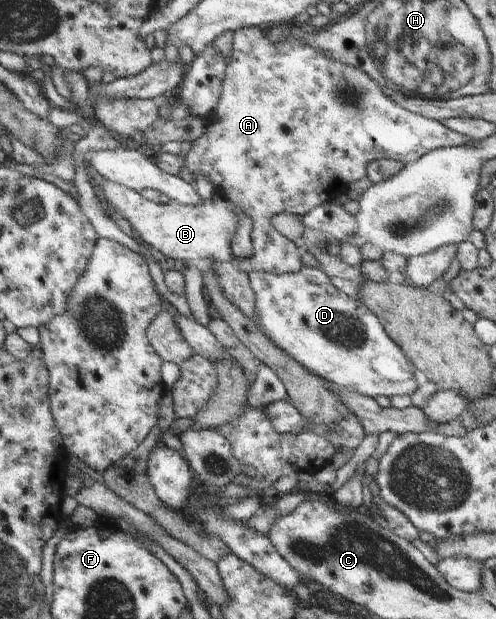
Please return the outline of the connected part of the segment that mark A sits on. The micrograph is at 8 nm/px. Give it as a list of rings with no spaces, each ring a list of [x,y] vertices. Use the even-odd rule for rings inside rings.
[[[294,23],[293,28],[291,28],[291,38],[287,38],[287,40],[283,40],[283,42],[271,42],[271,38],[267,36],[266,28],[262,27],[247,27],[234,32],[232,56],[228,64],[221,100],[219,100],[219,104],[217,104],[214,110],[210,111],[206,116],[206,133],[191,144],[190,150],[184,158],[186,167],[193,176],[203,174],[205,178],[211,179],[213,186],[217,188],[223,198],[231,198],[231,202],[239,202],[239,206],[243,206],[243,210],[245,210],[253,220],[257,220],[256,233],[259,240],[269,240],[267,230],[271,232],[271,240],[275,240],[275,242],[266,244],[265,247],[260,250],[259,254],[255,254],[255,256],[251,254],[251,256],[247,258],[235,256],[233,262],[246,273],[253,270],[263,270],[273,274],[301,272],[301,252],[295,249],[295,244],[292,241],[283,238],[282,235],[277,232],[275,226],[273,226],[273,222],[271,222],[274,216],[281,213],[305,216],[323,203],[334,202],[339,195],[345,192],[348,188],[347,186],[349,186],[351,182],[355,182],[366,175],[367,165],[373,162],[373,160],[391,159],[405,165],[406,163],[417,160],[420,156],[423,156],[423,154],[433,149],[439,149],[441,147],[459,147],[460,145],[466,145],[467,142],[471,140],[471,138],[467,138],[467,136],[449,130],[446,126],[443,126],[440,121],[423,118],[422,116],[403,110],[403,107],[397,106],[395,102],[391,102],[391,98],[385,96],[385,94],[379,90],[379,85],[375,84],[367,74],[363,74],[363,71],[355,70],[355,67],[347,66],[347,64],[341,64],[341,62],[337,62],[334,58],[329,58],[329,56],[323,54],[323,52],[315,50],[315,47],[305,46],[305,44],[303,44],[303,38],[305,38],[305,31],[308,29],[308,25],[298,25]]]

